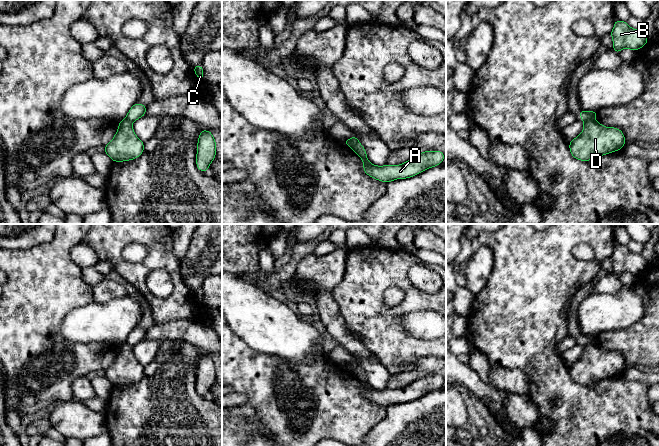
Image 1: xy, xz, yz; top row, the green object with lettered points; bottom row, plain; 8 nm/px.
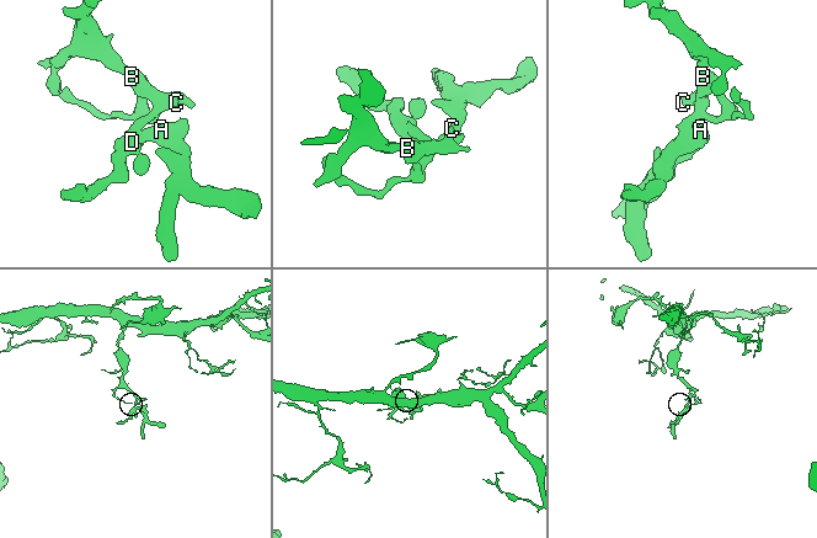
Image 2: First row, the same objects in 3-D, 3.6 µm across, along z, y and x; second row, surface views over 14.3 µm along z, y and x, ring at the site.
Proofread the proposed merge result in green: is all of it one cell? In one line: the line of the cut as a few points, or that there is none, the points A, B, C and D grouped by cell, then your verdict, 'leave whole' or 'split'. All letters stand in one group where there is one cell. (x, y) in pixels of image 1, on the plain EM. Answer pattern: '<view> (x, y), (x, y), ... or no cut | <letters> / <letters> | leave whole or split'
xz (350, 363), (354, 374), (360, 380), (366, 382) | A D / B C | split

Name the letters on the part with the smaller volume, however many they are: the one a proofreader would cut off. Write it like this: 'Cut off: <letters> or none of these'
Cut off: A, D

